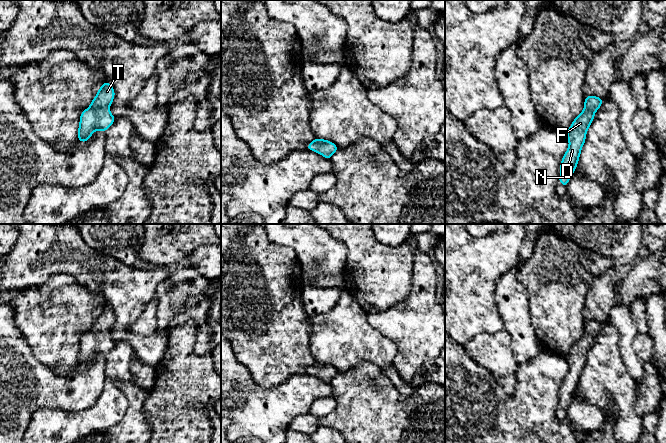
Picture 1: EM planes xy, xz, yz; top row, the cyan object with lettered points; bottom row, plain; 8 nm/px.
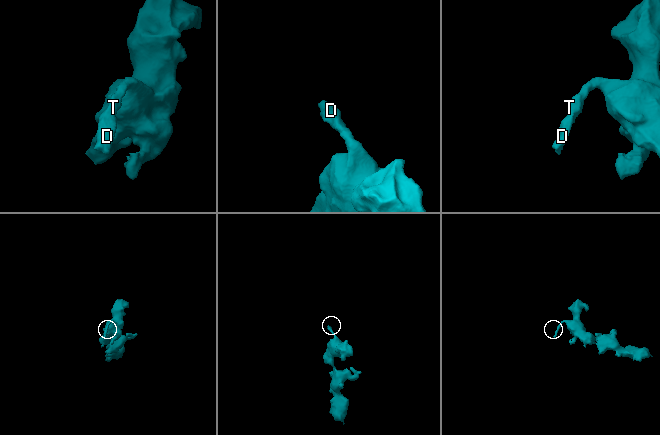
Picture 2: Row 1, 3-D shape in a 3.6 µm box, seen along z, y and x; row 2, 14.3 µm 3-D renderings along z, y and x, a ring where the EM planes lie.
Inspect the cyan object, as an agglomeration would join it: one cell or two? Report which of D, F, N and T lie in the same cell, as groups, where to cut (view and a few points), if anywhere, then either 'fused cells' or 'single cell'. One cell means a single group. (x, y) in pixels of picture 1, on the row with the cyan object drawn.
D F N T | no cut | single cell

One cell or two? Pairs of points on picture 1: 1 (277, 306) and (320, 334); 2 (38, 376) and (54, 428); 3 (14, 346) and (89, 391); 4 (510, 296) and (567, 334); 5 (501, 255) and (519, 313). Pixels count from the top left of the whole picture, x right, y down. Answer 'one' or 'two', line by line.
1: two
2: two
3: one
4: two
5: two

